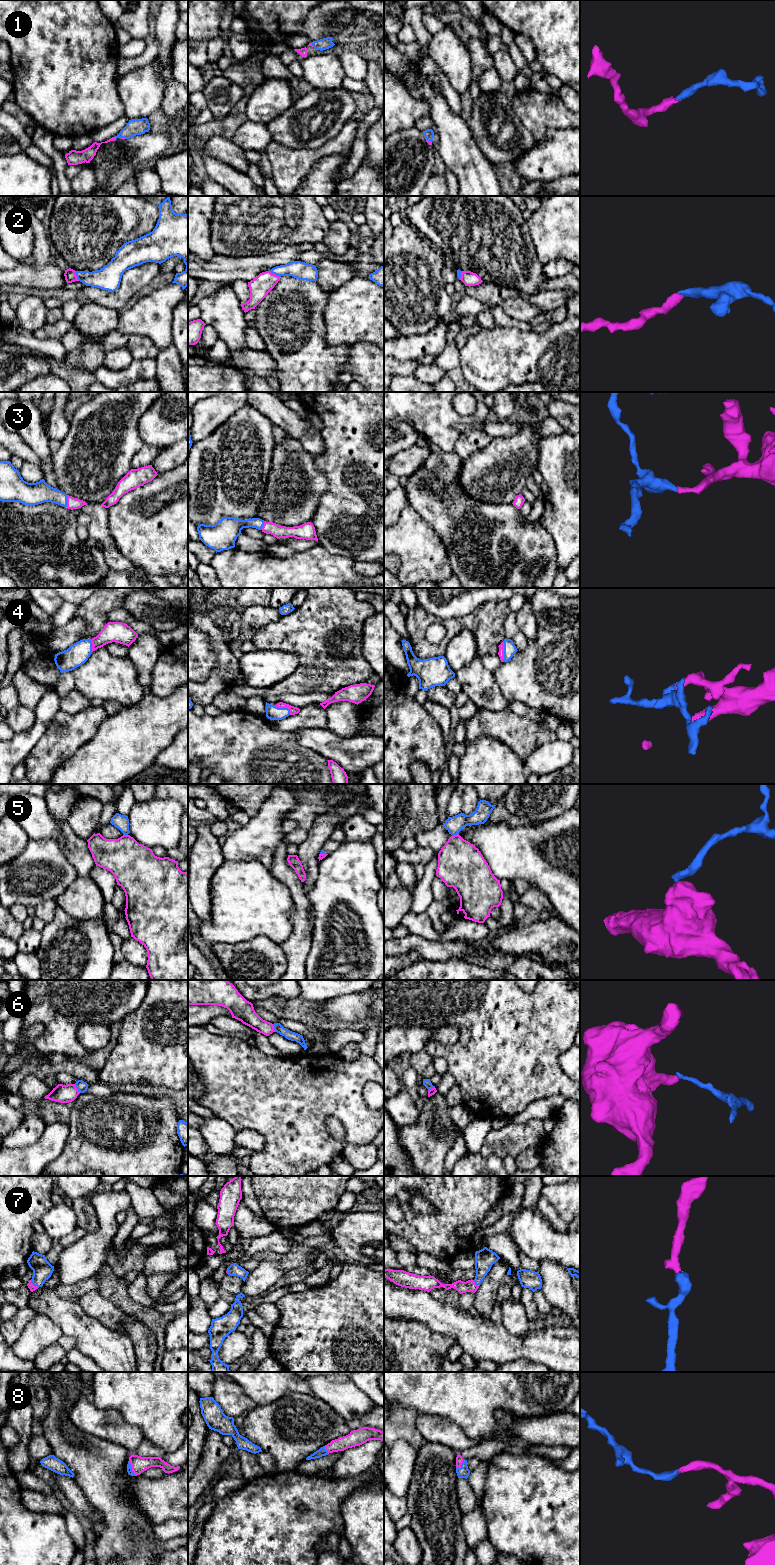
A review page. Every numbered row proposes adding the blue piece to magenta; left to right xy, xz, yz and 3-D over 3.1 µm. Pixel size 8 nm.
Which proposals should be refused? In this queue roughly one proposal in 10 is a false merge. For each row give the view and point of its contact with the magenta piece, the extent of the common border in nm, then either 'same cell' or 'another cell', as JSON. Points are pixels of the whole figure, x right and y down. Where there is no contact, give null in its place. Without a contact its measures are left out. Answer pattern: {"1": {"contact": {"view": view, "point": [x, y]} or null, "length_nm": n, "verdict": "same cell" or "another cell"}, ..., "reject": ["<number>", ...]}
{"1": {"contact": {"view": "xy", "point": [115, 137]}, "length_nm": 30, "verdict": "same cell"}, "2": {"contact": {"view": "xz", "point": [274, 274]}, "length_nm": 100, "verdict": "same cell"}, "3": {"contact": {"view": "xy", "point": [67, 501]}, "length_nm": 100, "verdict": "same cell"}, "4": {"contact": {"view": "yz", "point": [503, 651]}, "length_nm": 170, "verdict": "same cell"}, "5": {"contact": {"view": "yz", "point": [455, 835]}, "length_nm": 60, "verdict": "another cell"}, "6": {"contact": {"view": "xy", "point": [76, 1088]}, "length_nm": 90, "verdict": "another cell"}, "7": {"contact": {"view": "xy", "point": [33, 1285]}, "length_nm": 90, "verdict": "same cell"}, "8": {"contact": {"view": "xy", "point": [131, 1467]}, "length_nm": 140, "verdict": "same cell"}, "reject": ["5", "6"]}

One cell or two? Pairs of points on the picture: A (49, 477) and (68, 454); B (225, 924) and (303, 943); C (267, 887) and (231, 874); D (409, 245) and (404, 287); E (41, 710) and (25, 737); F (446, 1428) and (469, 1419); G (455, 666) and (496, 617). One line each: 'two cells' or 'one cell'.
A: two cells
B: two cells
C: one cell
D: one cell
E: one cell
F: two cells
G: two cells

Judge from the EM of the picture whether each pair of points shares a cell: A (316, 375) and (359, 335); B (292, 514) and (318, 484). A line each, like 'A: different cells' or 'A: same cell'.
A: different cells
B: same cell

